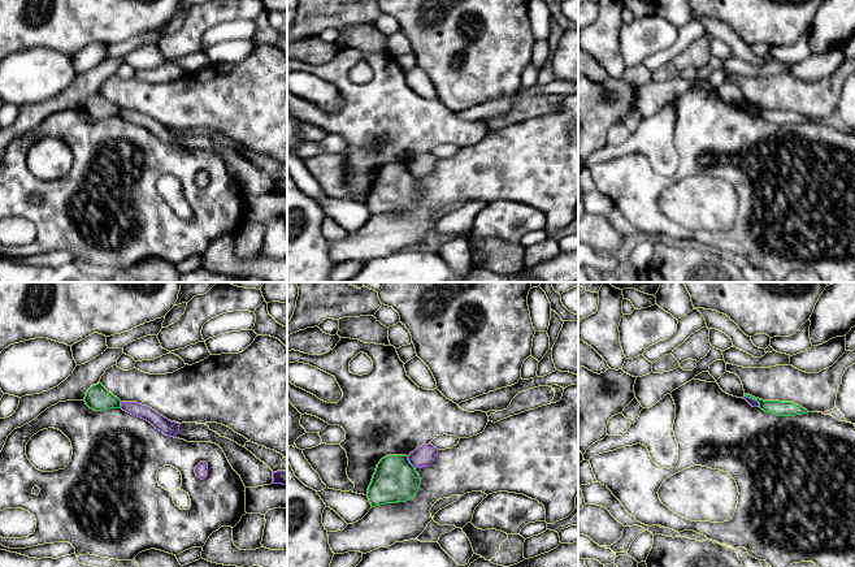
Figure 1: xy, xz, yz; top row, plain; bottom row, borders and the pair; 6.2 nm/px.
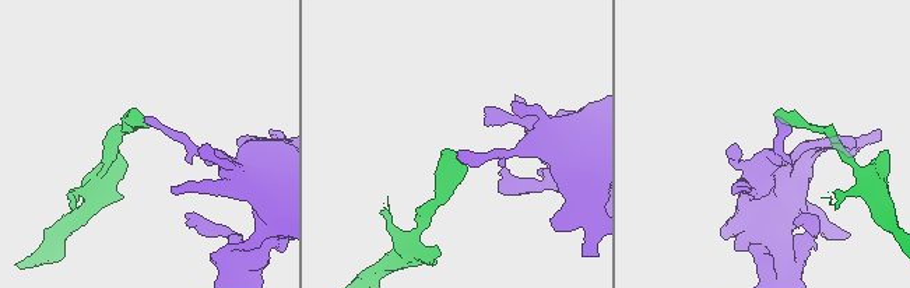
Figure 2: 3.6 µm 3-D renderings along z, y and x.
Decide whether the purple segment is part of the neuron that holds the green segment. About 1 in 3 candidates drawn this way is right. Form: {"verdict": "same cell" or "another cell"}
{"verdict": "another cell"}

